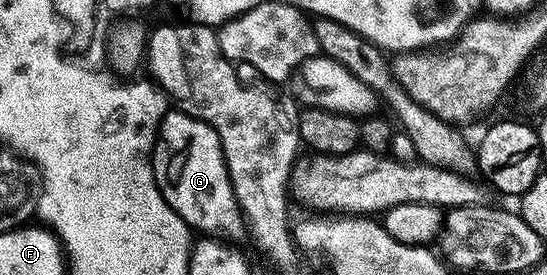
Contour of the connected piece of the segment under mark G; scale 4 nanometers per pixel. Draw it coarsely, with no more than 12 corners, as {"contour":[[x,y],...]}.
{"contour":[[166,112],[151,160],[164,201],[201,235],[242,211],[219,135]]}

